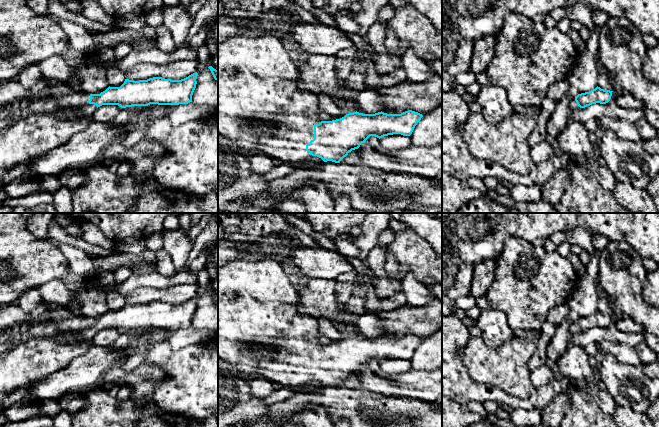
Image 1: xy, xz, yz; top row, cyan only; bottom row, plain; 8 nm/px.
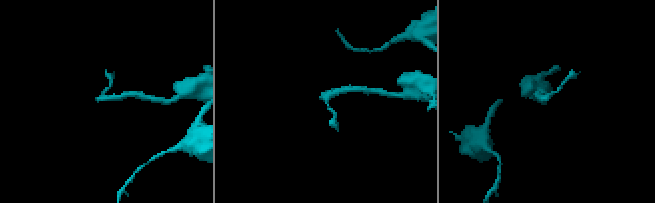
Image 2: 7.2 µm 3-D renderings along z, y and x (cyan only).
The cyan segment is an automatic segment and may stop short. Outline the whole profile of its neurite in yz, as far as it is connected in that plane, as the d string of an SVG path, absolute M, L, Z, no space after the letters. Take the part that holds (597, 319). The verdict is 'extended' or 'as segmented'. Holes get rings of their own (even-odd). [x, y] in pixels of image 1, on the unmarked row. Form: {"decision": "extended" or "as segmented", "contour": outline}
{"decision": "extended", "contour": "M596 311L595 313L578 318L577 320L572 320L569 326L569 334L568 334L568 346L573 345L571 342L571 337L580 332L585 332L592 328L600 327L606 328L610 325L612 316L610 314L604 314L600 311Z"}

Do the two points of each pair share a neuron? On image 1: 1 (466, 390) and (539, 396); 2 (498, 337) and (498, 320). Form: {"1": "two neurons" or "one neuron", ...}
{"1": "one neuron", "2": "one neuron"}

